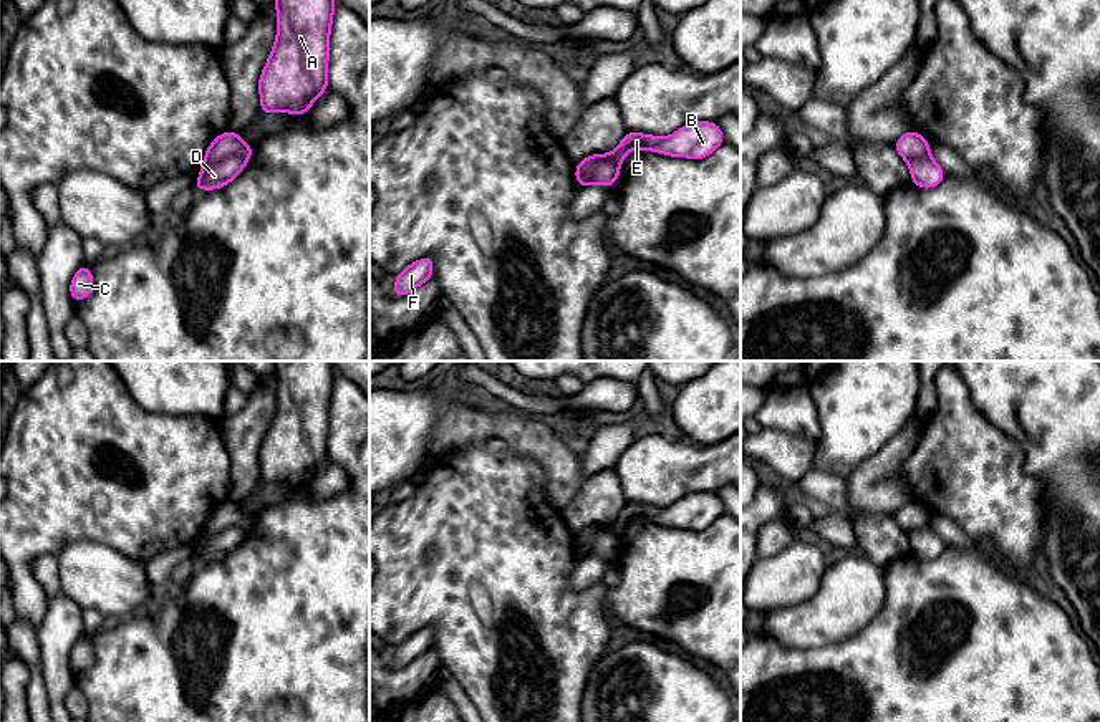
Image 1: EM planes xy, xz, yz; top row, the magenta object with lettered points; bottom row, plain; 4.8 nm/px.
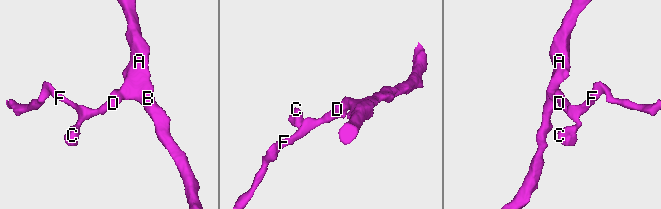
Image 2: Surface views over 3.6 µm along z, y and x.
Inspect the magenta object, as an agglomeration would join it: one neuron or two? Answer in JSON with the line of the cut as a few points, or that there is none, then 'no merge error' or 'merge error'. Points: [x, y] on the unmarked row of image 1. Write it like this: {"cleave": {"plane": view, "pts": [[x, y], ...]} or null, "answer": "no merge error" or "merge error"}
{"cleave": {"plane": "xz", "pts": [[575, 537], [588, 543], [597, 532], [608, 530], [618, 539]]}, "answer": "merge error"}

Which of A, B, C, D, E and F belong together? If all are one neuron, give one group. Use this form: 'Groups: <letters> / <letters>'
Groups: A B E / C D F

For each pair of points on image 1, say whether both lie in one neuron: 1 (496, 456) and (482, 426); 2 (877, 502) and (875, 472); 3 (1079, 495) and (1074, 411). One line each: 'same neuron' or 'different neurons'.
1: different neurons
2: same neuron
3: same neuron

